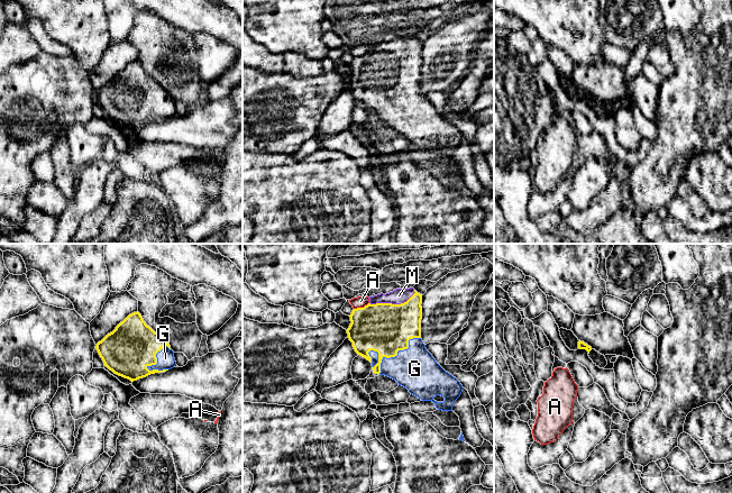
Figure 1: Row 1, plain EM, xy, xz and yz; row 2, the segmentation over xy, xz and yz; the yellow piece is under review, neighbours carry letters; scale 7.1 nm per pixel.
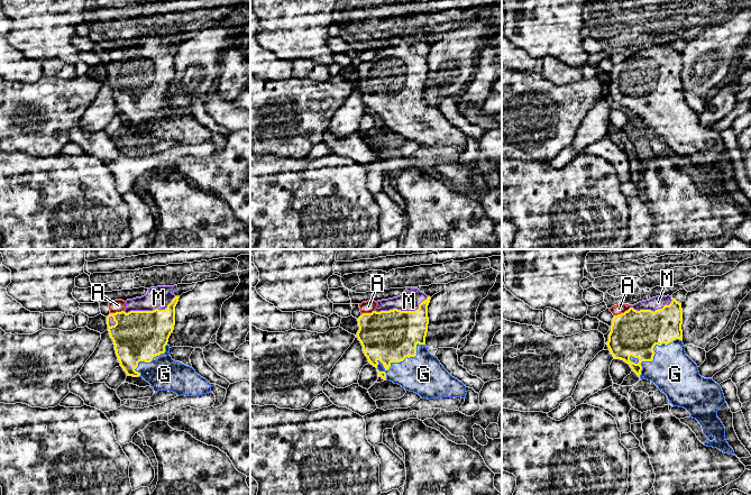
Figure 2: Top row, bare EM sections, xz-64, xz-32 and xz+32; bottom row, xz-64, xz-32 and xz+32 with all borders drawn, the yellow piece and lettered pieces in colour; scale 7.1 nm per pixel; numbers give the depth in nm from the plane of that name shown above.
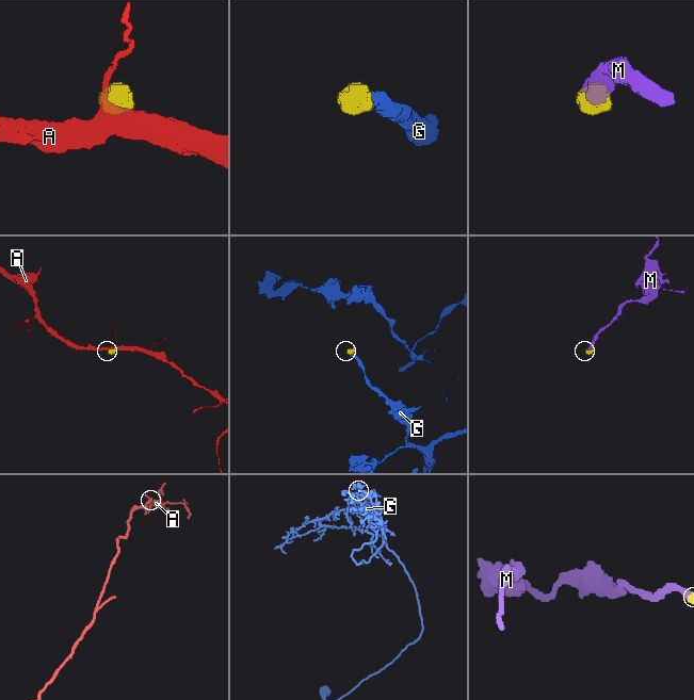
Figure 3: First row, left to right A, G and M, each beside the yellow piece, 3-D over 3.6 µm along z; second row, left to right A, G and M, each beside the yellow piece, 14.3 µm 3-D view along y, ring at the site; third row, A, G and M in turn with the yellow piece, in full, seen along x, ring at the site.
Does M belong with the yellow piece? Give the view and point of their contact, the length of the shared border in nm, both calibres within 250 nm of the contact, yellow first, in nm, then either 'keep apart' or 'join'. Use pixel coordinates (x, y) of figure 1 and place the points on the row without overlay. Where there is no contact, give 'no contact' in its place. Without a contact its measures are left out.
xz (391, 52) | 340 nm | 360/110 nm | join

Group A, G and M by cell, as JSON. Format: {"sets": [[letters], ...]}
{"sets": [["A"], ["G", "M"]]}

